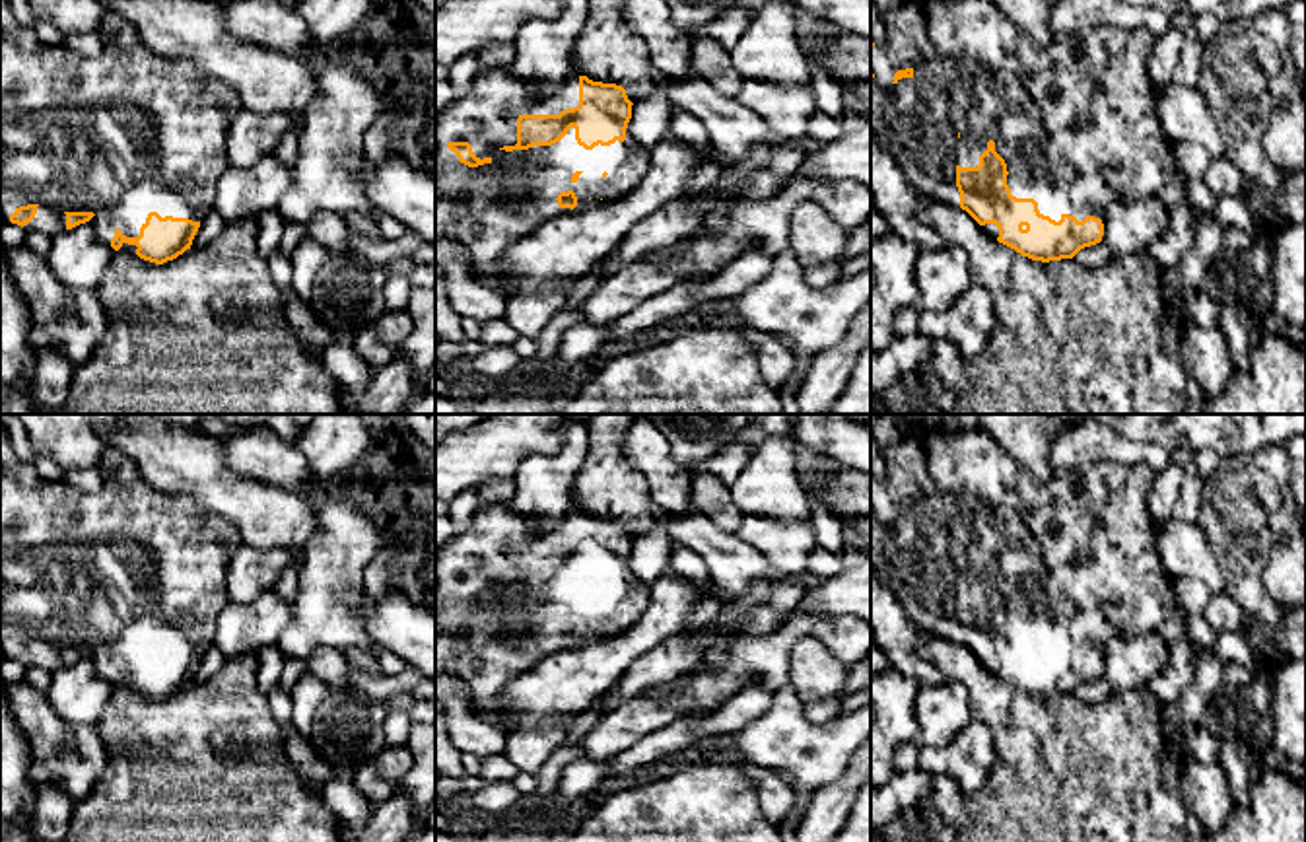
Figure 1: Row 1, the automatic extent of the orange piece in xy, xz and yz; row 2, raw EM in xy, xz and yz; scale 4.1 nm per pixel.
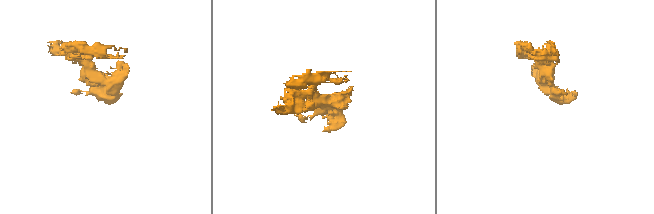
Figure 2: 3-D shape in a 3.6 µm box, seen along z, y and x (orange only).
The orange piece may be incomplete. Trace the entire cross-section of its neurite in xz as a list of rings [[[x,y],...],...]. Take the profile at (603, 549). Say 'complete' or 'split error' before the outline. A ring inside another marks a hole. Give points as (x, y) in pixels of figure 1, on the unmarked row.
split error; [[[480,502],[470,527],[435,550],[435,675],[461,677],[470,700],[486,710],[494,710],[507,684],[544,657],[624,634],[651,599],[651,589],[628,564],[634,539],[622,521],[593,517],[569,506],[550,533],[536,533],[538,523],[513,511],[509,502]]]

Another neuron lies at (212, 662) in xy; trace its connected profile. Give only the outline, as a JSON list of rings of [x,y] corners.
[[[212,644],[200,657],[200,663],[192,675],[190,684],[206,684],[216,673],[223,671],[225,663],[227,659],[223,657],[223,653],[216,648],[216,644]]]

